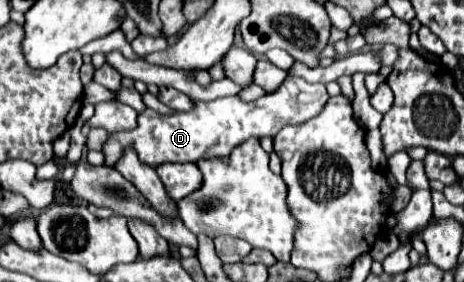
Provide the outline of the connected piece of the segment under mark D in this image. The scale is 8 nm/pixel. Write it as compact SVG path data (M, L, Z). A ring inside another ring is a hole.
M287 77L281 87L271 93L263 95L257 101L243 103L239 97L221 97L207 103L195 103L195 109L189 113L173 113L173 115L159 115L151 109L145 109L139 115L139 125L133 131L121 131L109 135L103 153L105 165L115 165L121 157L125 147L133 147L141 161L151 167L157 167L165 161L169 163L195 163L199 159L213 159L213 157L227 157L233 147L243 143L249 137L261 139L263 135L273 137L285 125L299 125L305 123L325 107L329 93L321 83L309 83L301 77Z

